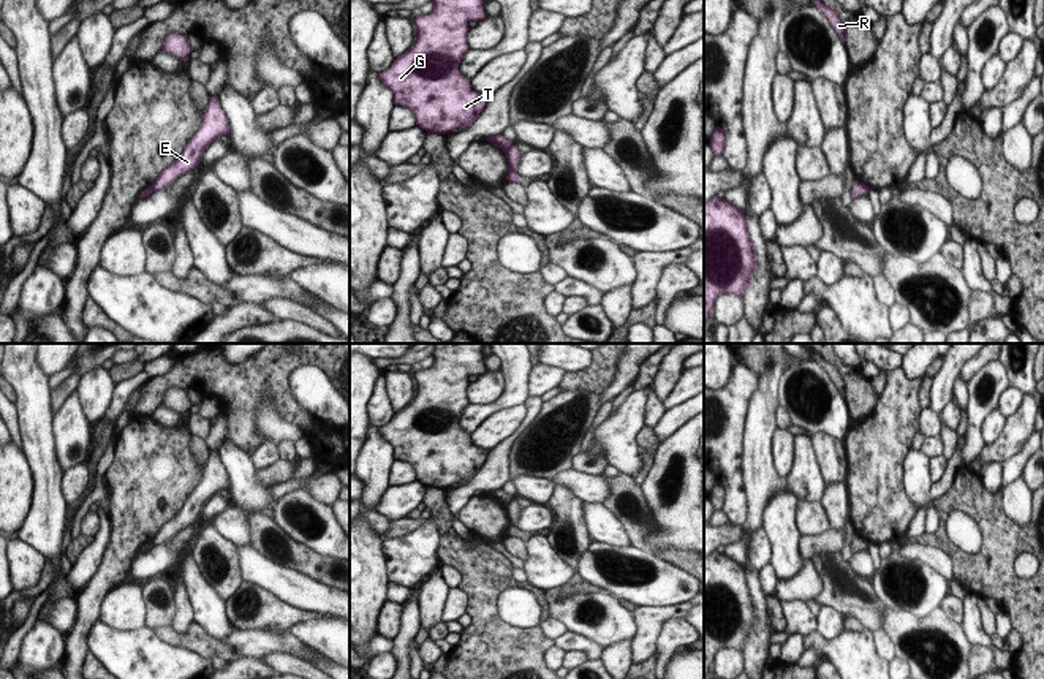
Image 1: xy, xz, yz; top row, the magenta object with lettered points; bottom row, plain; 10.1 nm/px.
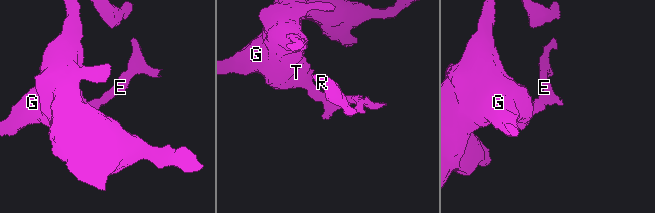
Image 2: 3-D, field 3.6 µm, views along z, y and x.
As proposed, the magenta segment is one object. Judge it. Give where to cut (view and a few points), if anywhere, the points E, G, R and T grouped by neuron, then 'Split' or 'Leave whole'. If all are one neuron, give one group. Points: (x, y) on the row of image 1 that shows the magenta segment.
Split along xz (513, 146), (505, 152). Groups: E / G R T. Split.

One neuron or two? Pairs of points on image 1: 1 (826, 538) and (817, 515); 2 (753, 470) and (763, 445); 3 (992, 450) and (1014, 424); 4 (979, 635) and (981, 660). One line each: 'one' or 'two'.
1: two
2: one
3: one
4: two

